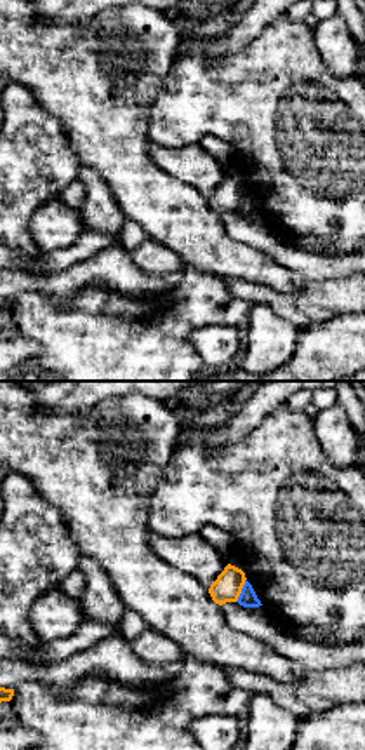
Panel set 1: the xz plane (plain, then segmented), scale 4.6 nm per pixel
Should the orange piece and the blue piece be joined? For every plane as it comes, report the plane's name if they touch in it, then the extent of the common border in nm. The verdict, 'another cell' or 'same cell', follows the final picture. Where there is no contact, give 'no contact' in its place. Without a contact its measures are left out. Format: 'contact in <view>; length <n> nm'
contact in xz; length 120 nm

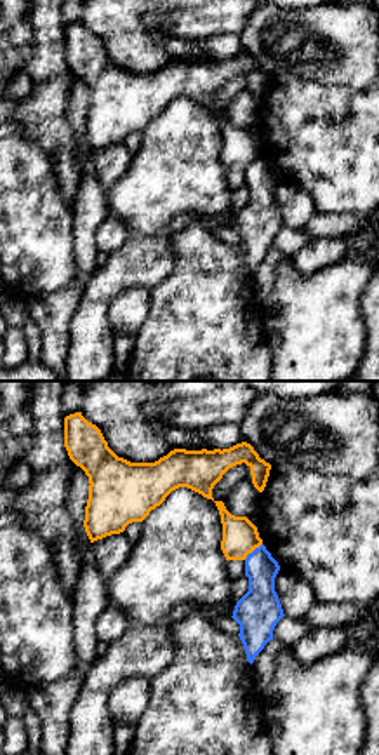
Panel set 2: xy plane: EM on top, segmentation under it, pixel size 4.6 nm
contact in xy; length 120 nm

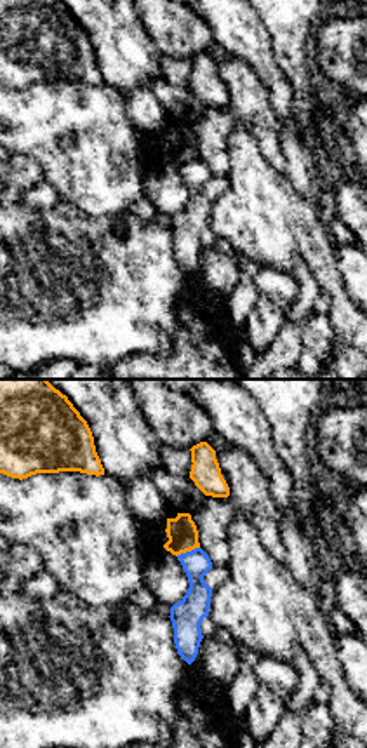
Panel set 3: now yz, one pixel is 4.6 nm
contact in yz; length 120 nm

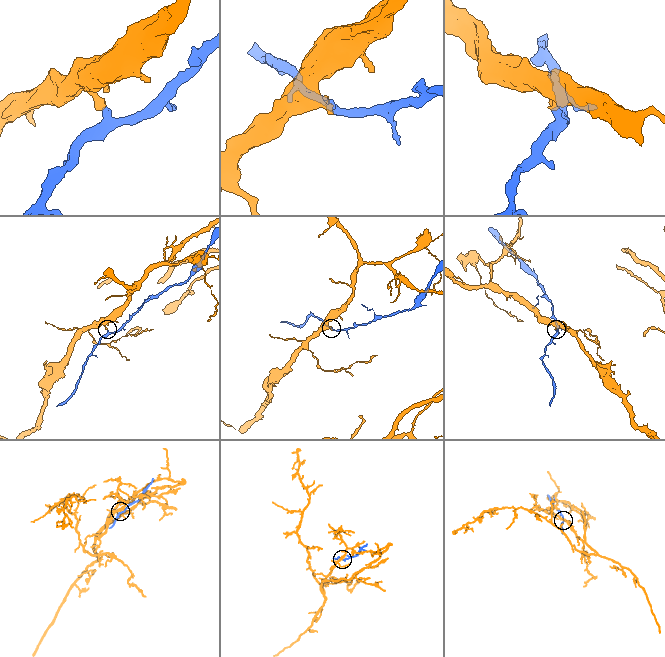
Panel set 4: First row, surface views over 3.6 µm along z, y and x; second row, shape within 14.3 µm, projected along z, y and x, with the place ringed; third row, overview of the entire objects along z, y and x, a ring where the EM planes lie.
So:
another cell

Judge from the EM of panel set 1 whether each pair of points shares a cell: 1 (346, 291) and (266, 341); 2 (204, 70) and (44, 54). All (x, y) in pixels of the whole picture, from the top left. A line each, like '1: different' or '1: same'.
1: different
2: different

